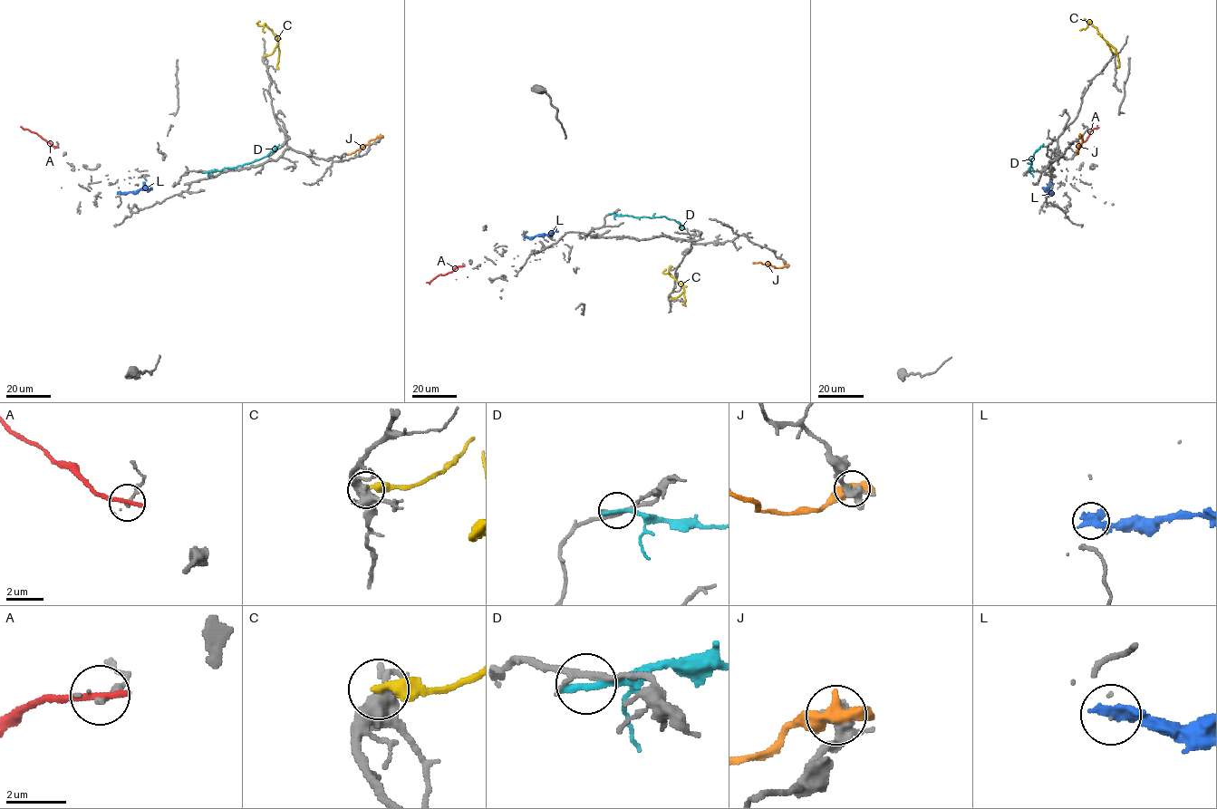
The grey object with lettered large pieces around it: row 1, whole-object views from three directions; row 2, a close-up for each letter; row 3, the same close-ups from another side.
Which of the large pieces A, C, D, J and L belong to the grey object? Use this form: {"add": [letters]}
{"add": []}

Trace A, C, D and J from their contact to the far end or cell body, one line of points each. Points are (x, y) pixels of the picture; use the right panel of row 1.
A: (1080, 146), (1089, 131), (1097, 126)
C: (1114, 53), (1091, 23), (1080, 30)
D: (1028, 171), (1031, 168), (1030, 159), (1043, 144)
J: (1079, 135), (1083, 139), (1076, 151), (1078, 154)

